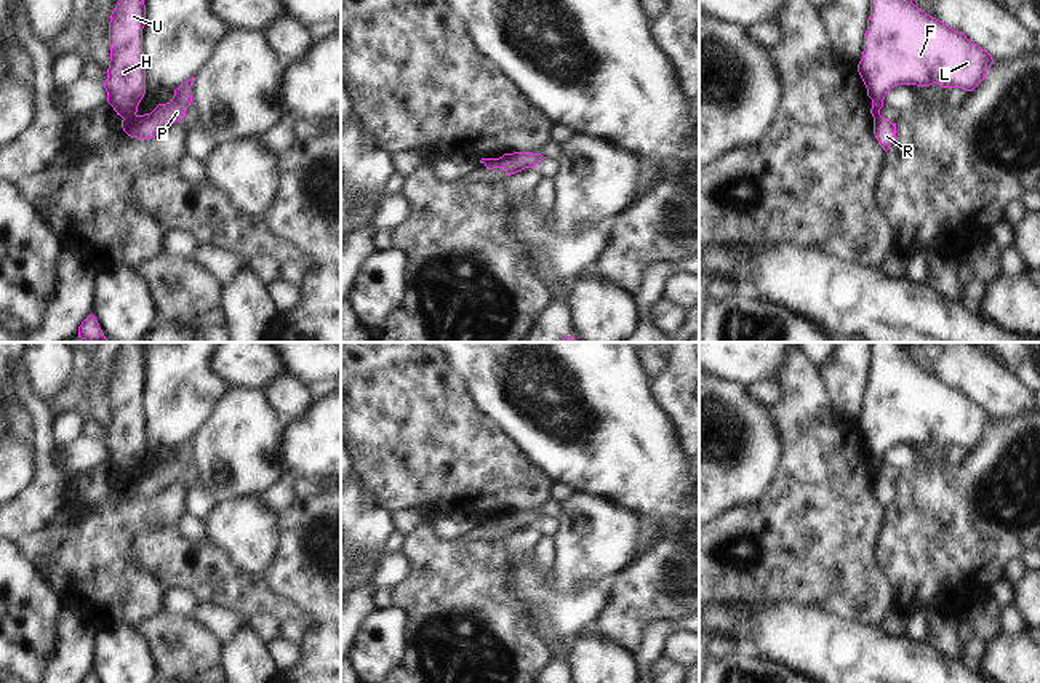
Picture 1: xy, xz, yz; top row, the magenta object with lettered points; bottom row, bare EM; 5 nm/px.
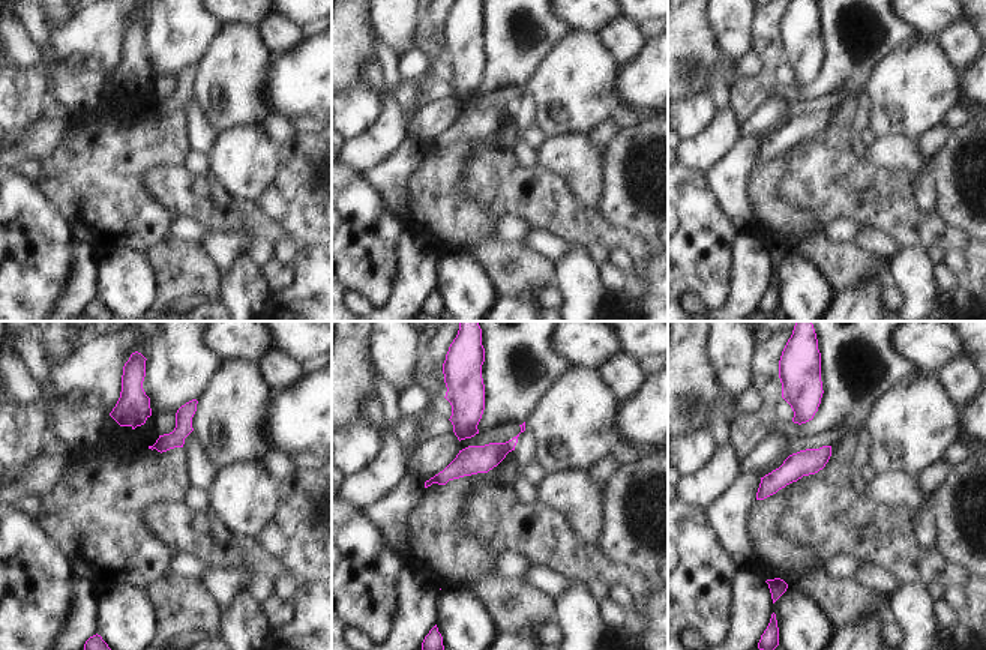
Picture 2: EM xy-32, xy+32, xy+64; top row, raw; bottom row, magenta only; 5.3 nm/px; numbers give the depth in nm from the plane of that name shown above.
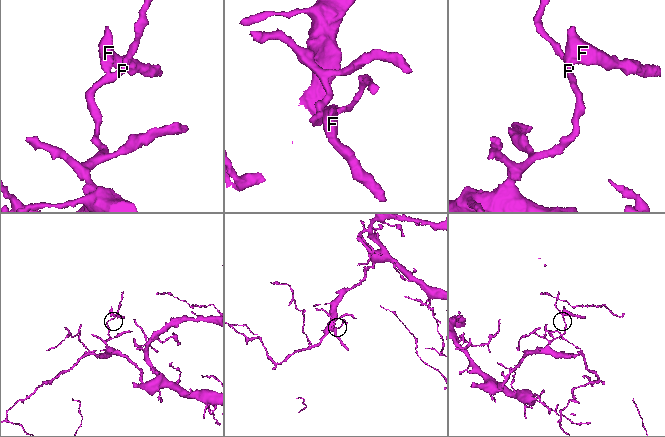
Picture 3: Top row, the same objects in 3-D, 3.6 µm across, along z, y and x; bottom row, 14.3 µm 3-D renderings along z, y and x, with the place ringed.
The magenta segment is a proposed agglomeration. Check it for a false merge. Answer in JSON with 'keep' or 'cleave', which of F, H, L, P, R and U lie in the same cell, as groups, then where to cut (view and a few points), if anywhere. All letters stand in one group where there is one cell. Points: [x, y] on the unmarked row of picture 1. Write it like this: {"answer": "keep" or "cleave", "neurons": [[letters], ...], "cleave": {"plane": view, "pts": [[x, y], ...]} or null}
{"answer": "cleave", "neurons": [["F", "H", "L", "U"], ["P", "R"]], "cleave": {"plane": "xy", "pts": [[135, 472], [124, 477]]}}

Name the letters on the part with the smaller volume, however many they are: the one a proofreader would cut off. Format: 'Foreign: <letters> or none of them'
Foreign: F, H, L, U

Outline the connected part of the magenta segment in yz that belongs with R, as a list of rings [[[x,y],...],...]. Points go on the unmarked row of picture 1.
[[[882,473],[874,475],[874,493],[878,499],[878,502],[886,510],[896,497],[896,481],[891,481],[890,478],[886,478]]]

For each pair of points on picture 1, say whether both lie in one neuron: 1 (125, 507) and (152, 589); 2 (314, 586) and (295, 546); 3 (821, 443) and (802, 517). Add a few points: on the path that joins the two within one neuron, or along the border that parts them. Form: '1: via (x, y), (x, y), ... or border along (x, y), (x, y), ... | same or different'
1: via (122, 528), (122, 563), (132, 573) | same
2: via (314, 576), (301, 555) | same
3: via (821, 461), (820, 499) | same

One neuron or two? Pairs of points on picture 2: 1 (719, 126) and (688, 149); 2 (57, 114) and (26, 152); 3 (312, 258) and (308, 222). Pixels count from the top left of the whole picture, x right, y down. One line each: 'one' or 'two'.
1: one
2: one
3: two

